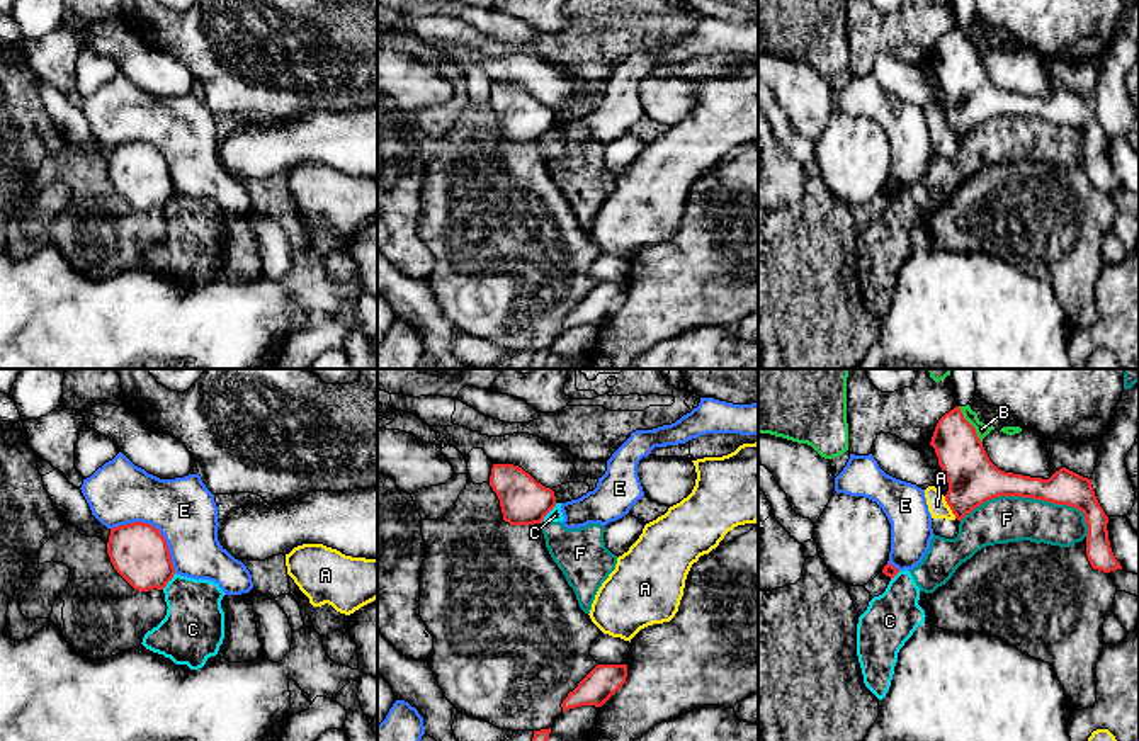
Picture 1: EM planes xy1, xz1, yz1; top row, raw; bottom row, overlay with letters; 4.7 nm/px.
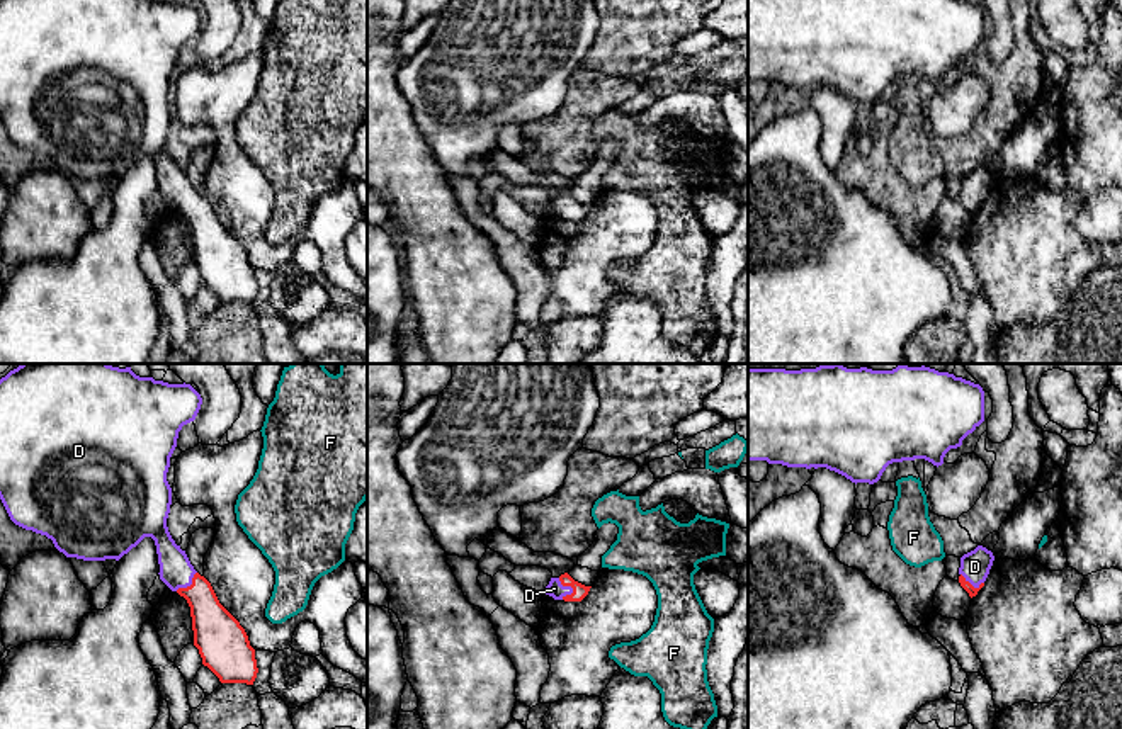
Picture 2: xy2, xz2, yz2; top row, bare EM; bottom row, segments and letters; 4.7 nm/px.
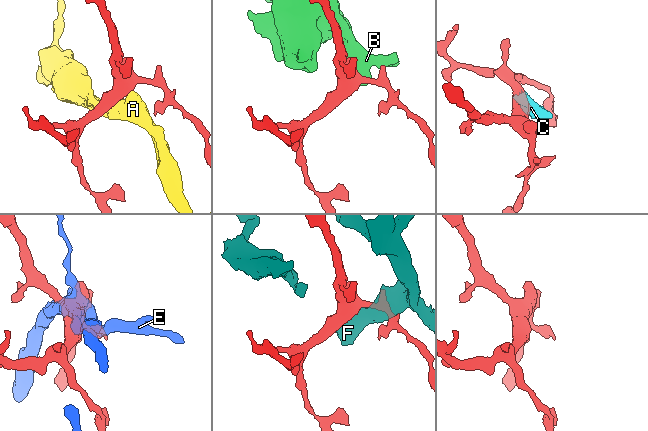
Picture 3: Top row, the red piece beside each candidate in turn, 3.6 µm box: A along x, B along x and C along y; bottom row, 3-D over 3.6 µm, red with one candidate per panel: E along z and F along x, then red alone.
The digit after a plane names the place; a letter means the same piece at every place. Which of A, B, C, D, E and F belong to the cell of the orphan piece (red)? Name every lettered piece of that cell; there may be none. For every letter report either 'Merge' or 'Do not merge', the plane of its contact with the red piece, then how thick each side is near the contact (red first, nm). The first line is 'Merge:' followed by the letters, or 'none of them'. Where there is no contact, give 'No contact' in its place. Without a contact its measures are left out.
Merge: D
A: Do not merge. Touches red in yz1. Thickness 240 nm (red) against 90 nm
B: Do not merge. Touches red in yz1. Thickness 240 nm (red) against 60 nm
C: Do not merge. Touches red in xz1. Thickness 220 nm (red) against 60 nm
D: Merge. Touches red in xz2. Thickness 70 nm (red) against 80 nm
E: Do not merge. Touches red in xy1. Thickness 280 nm (red) against 300 nm
F: Do not merge. Touches red in yz1. Thickness 190 nm (red) against 220 nm

